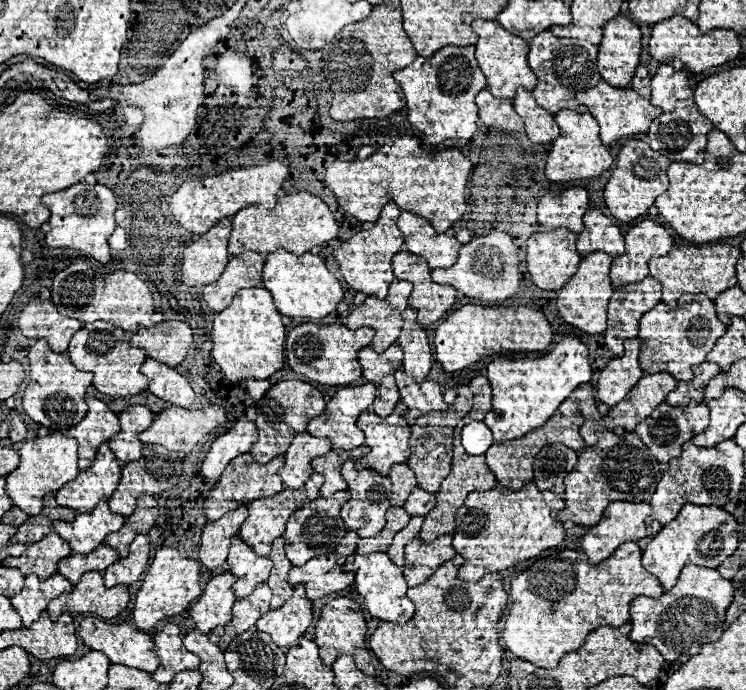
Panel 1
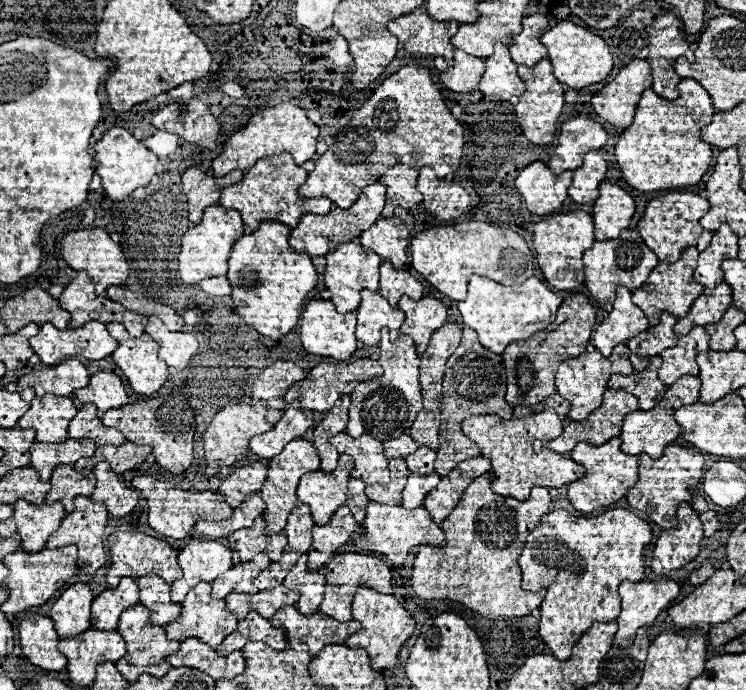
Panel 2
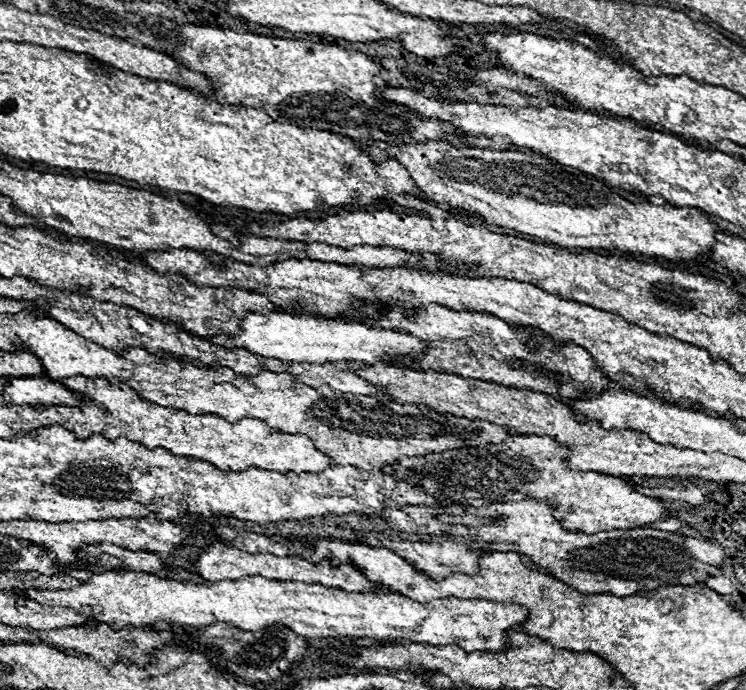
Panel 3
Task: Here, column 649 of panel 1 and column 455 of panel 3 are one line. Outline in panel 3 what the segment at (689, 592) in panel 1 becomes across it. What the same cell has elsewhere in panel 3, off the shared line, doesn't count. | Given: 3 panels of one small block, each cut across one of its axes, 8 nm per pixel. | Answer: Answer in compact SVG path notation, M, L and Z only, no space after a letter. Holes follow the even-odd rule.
M116 570L116 572L102 572L92 574L90 580L84 584L70 588L70 590L16 590L22 594L20 604L24 600L36 600L38 604L50 604L50 606L64 606L72 608L74 612L80 612L84 606L92 608L90 620L84 624L88 628L94 628L98 624L112 624L112 630L124 630L124 628L142 628L142 626L154 626L156 622L168 622L168 624L188 624L188 626L212 626L212 624L232 624L236 628L242 628L246 632L260 632L272 624L286 624L286 628L292 628L298 636L304 638L328 638L328 636L354 636L354 638L404 638L410 642L424 642L424 644L456 644L464 648L466 652L474 650L492 650L492 652L504 652L506 648L506 636L504 632L514 628L514 624L524 622L528 616L528 610L524 606L516 604L498 604L492 600L462 600L462 598L436 598L430 602L416 602L400 594L376 594L376 592L346 592L340 588L326 588L318 582L304 584L304 582L280 582L280 580L266 580L260 576L248 576L244 580L220 580L220 582L206 582L206 584L194 584L194 582L178 582L178 580L164 580L154 574L144 572L128 572L128 570Z

